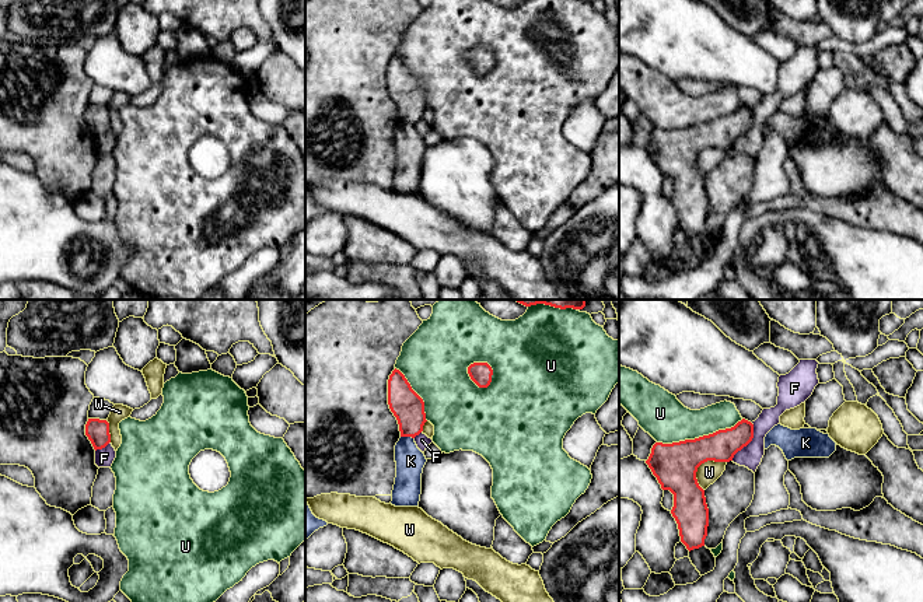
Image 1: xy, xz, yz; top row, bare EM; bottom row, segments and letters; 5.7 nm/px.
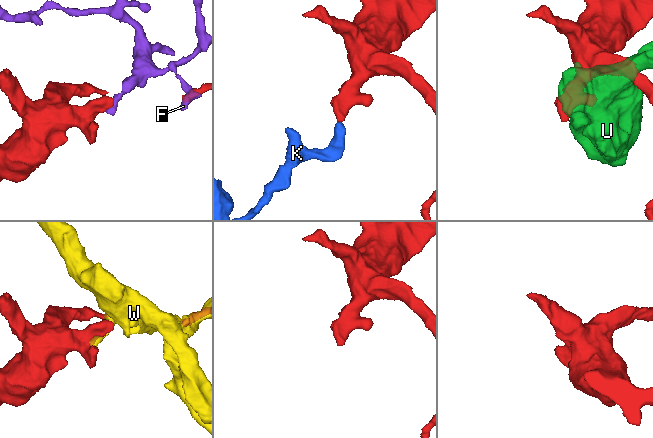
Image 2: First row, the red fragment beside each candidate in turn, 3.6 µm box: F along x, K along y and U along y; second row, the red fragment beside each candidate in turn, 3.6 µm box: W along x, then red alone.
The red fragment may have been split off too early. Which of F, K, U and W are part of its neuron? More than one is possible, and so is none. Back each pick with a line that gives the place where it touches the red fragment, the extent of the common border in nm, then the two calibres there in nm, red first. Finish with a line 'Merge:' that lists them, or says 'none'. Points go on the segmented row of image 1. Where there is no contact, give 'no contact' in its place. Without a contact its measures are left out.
Merge: none

